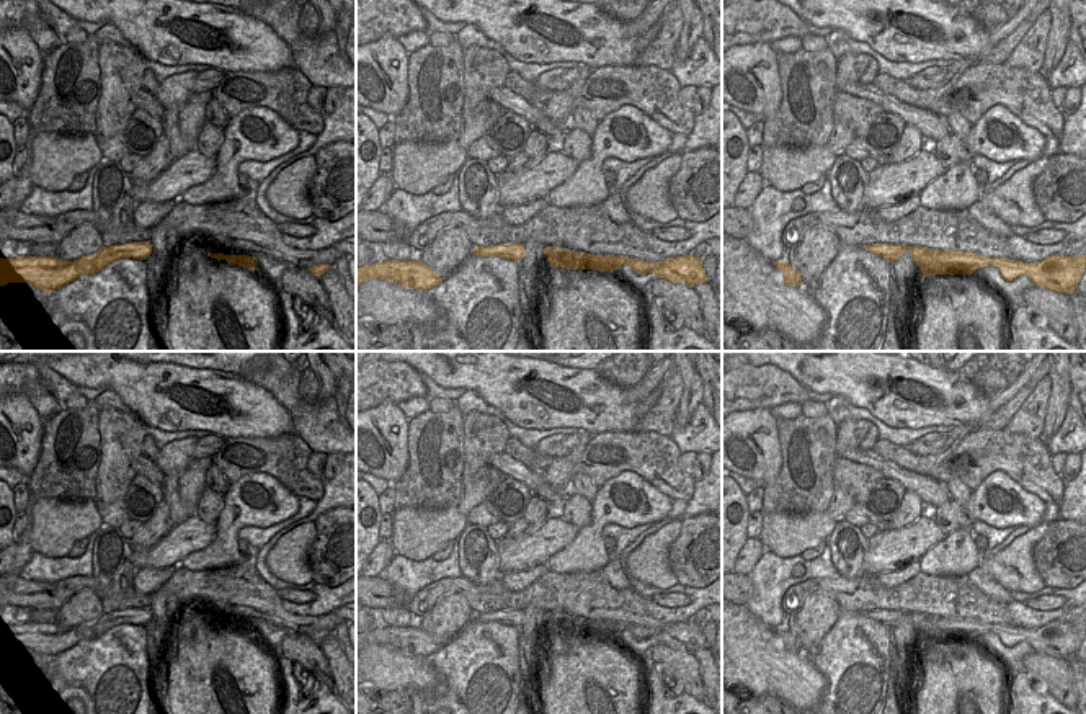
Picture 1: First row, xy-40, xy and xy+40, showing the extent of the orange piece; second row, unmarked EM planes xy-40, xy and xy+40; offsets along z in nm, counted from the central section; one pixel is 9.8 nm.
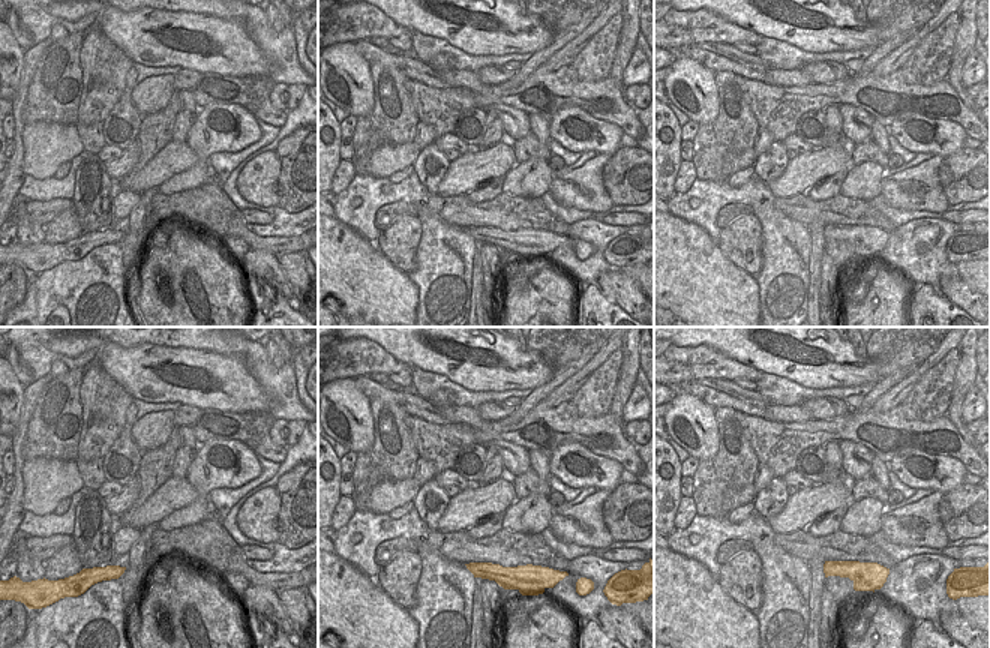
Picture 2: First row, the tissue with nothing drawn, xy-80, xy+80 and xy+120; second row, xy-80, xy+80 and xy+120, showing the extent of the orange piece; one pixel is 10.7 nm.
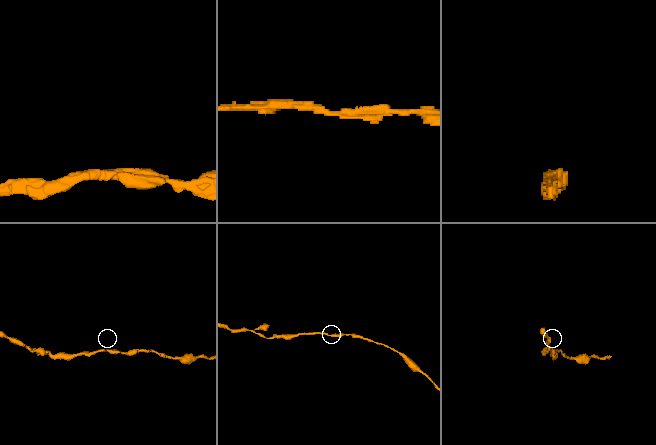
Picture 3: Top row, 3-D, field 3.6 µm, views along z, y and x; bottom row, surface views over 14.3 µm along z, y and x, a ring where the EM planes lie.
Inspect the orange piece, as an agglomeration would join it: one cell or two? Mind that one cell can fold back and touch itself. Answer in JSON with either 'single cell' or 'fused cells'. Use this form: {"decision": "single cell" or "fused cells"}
{"decision": "single cell"}

